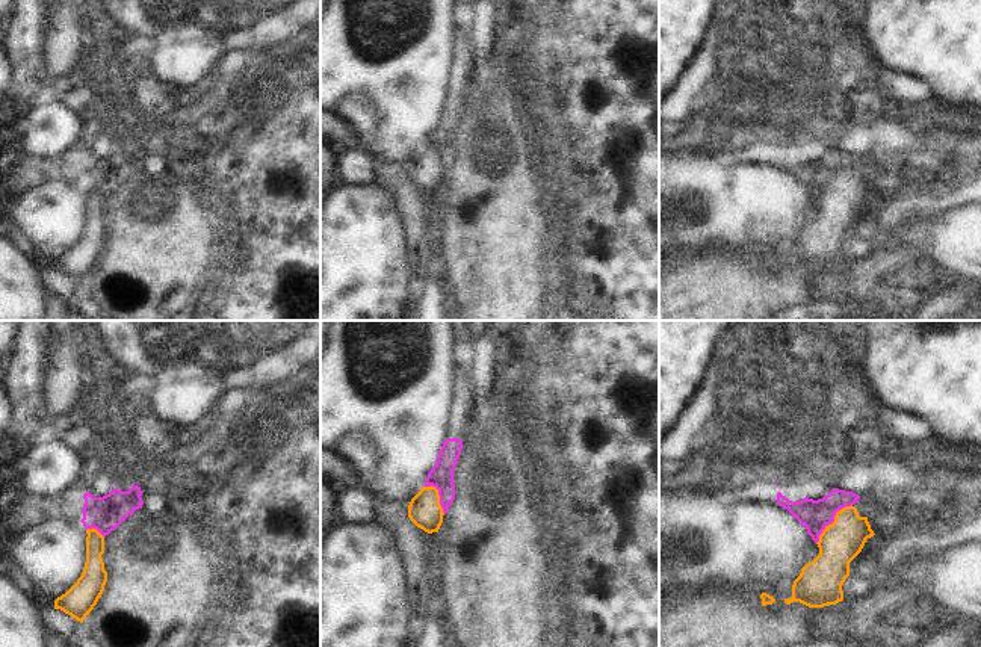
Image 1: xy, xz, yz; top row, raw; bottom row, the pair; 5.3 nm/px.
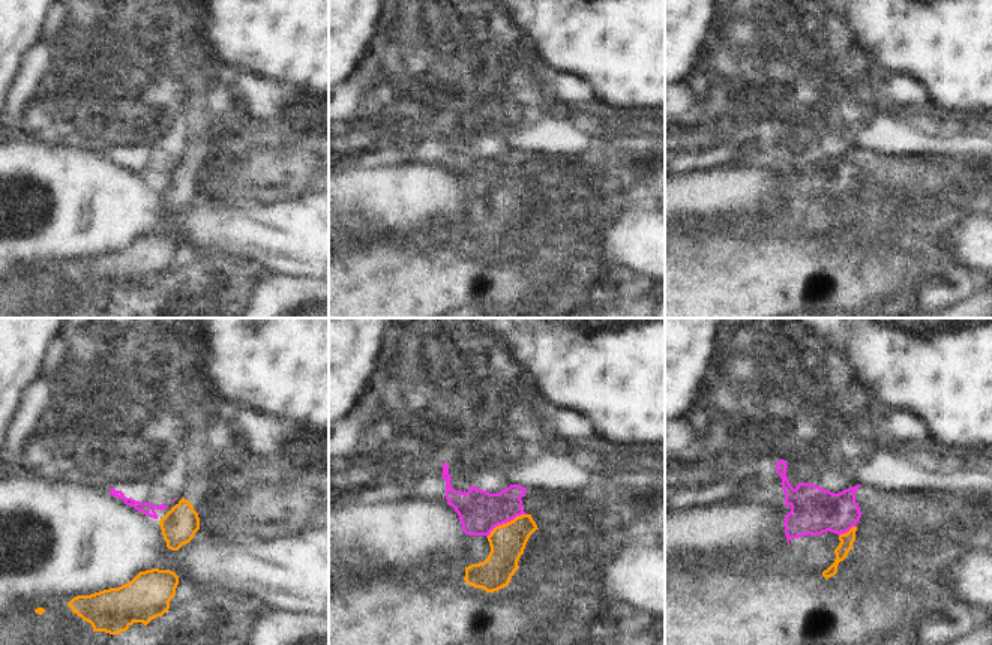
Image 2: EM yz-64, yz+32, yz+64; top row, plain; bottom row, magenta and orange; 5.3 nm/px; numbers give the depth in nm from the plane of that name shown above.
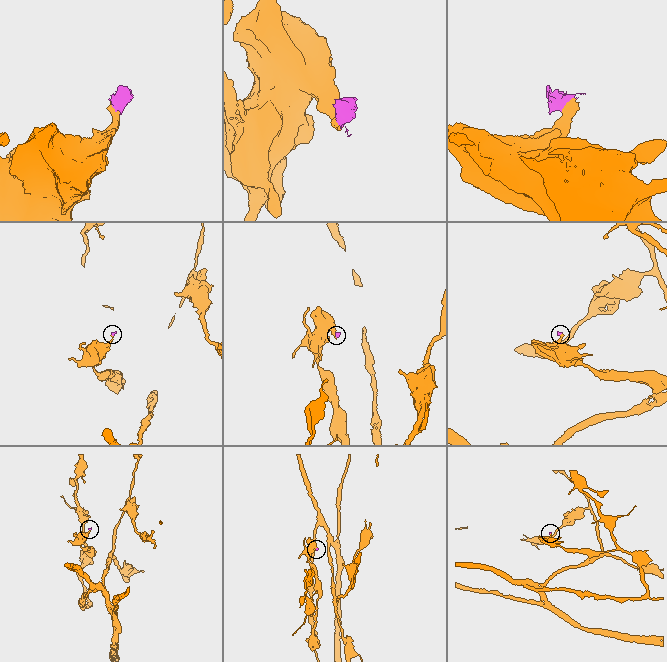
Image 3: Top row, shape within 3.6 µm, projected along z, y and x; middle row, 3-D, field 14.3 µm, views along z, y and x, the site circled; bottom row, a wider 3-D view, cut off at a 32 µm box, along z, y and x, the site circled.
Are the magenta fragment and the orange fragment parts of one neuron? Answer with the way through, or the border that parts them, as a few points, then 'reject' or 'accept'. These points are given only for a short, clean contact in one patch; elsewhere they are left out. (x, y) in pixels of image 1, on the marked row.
border yz (851, 504), (836, 513), (816, 543); reject

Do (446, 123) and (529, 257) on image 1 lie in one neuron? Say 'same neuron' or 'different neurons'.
same neuron

